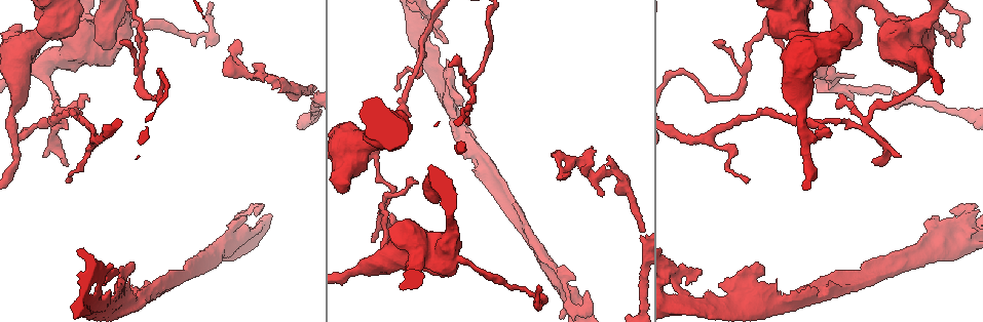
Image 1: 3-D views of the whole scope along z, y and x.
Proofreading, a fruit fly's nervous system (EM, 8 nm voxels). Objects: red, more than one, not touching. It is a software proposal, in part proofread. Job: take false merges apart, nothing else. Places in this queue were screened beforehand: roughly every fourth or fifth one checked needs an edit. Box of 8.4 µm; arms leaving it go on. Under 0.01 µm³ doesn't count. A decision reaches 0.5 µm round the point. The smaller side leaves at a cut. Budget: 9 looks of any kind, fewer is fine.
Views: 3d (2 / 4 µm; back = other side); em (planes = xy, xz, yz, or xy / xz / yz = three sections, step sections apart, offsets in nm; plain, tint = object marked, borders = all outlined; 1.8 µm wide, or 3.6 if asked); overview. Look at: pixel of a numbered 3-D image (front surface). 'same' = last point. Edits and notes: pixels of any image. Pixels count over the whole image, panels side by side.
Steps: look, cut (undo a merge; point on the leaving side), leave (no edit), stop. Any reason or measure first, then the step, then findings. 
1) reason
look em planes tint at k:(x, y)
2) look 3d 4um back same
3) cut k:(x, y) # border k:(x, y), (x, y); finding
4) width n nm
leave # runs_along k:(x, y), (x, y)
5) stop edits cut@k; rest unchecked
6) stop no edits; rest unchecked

sharp bend
look 3d 2um at 1:(827, 88)

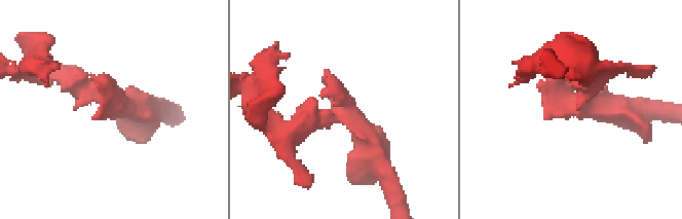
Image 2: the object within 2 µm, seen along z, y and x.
look em planes plain at 2:(343, 111)

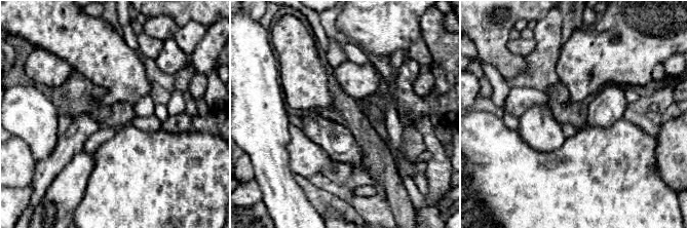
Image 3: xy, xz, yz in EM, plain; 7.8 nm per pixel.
with the object marked
look em planes tint same

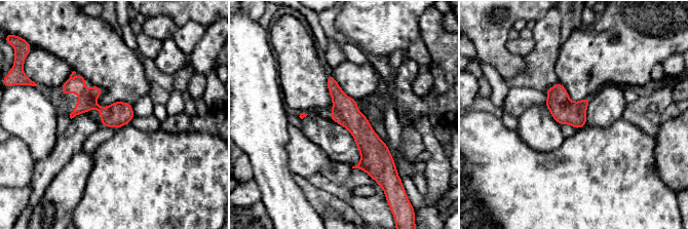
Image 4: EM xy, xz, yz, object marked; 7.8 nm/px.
leave # all the same neuron

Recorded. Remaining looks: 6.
abrupt turn
look 3d 4um back at 1:(886, 149)

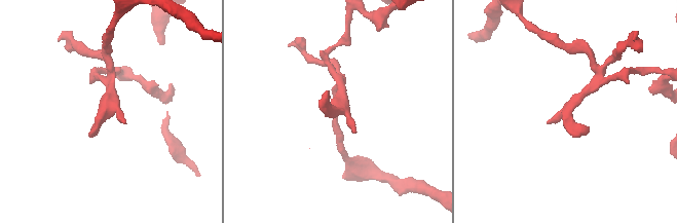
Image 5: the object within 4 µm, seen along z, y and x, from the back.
shape alone is not enough
look em planes tint at 5:(571, 111)

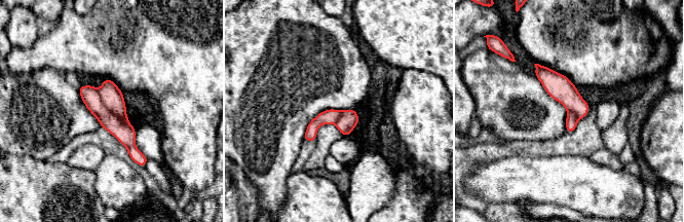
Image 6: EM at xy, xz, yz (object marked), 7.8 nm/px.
cut 6:(125, 134) # a second neuron is stuck on

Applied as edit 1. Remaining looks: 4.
thick turns thin
look 3d 2um at 1:(123, 303)

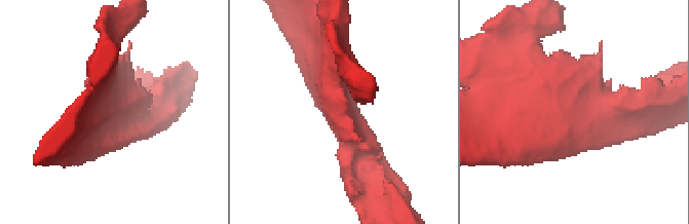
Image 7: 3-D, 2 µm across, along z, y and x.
now the EM
look em xz step 16 tint at 7:(118, 111)

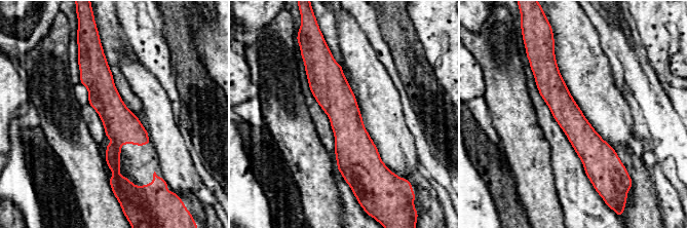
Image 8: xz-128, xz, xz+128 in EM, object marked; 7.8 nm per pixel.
another direction
look em yz step 8 tint same

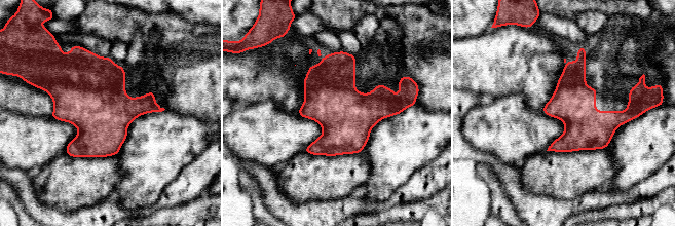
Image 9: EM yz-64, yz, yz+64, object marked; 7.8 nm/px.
leave # one neuron here

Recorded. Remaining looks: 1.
touches itself
look em planes tint at 1:(104, 282)

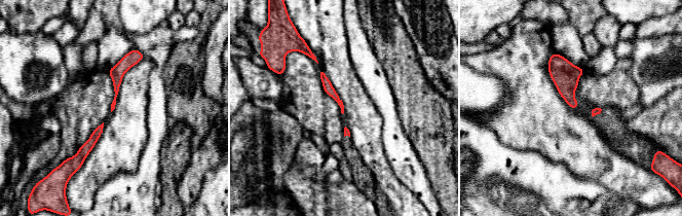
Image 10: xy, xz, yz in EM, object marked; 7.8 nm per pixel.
leave # runs_along 10:(135, 51), (116, 73), (116, 88); all the same neuron

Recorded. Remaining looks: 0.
stop edits cut@6; rest unchecked

